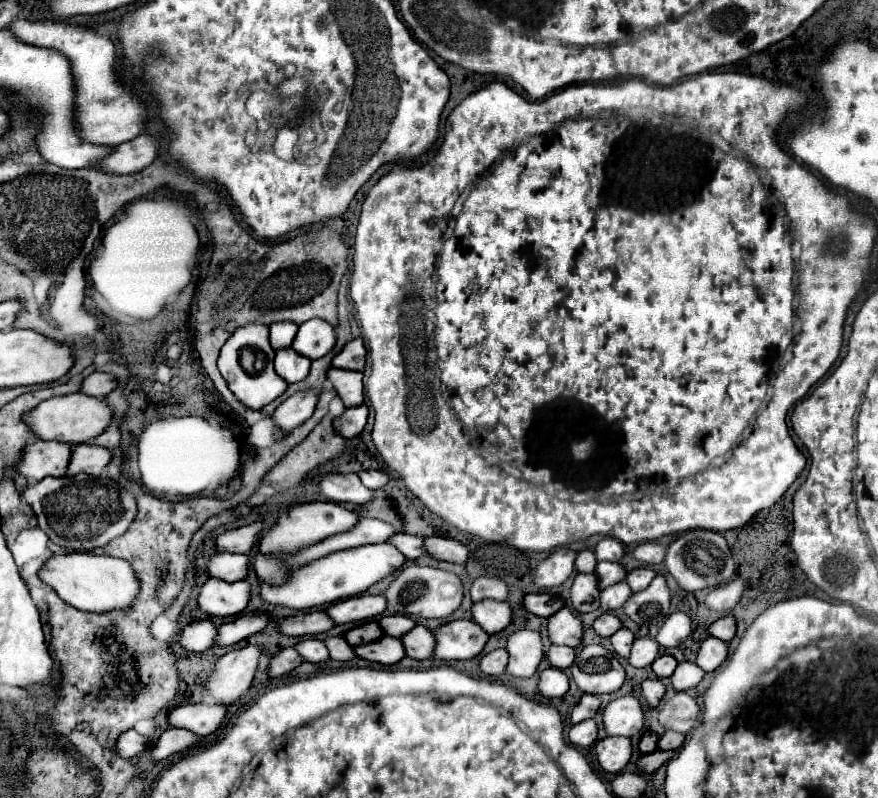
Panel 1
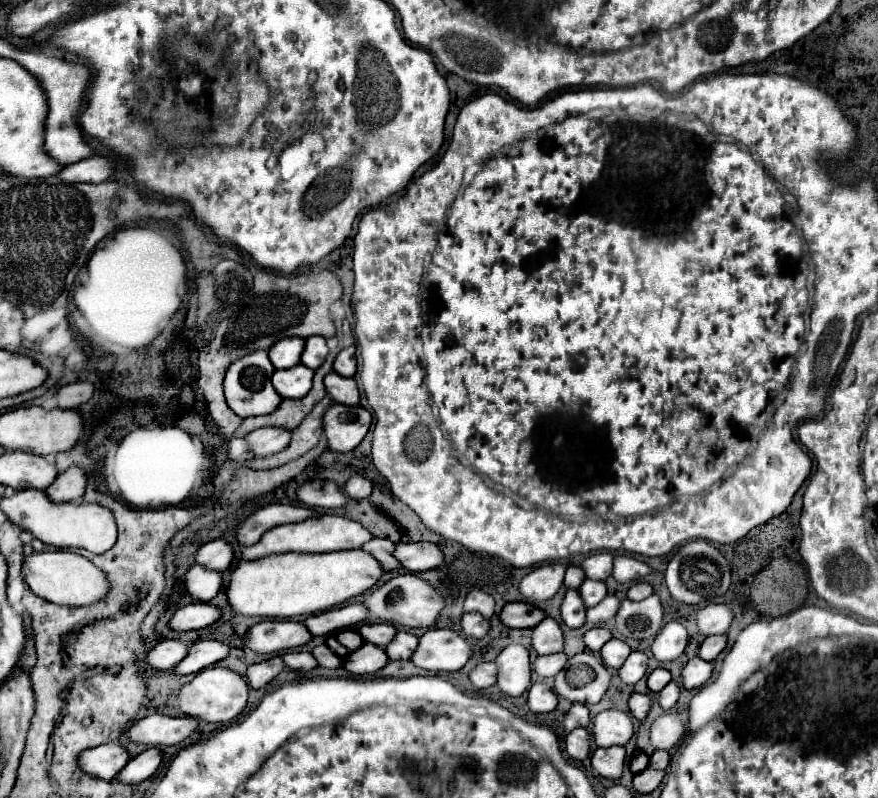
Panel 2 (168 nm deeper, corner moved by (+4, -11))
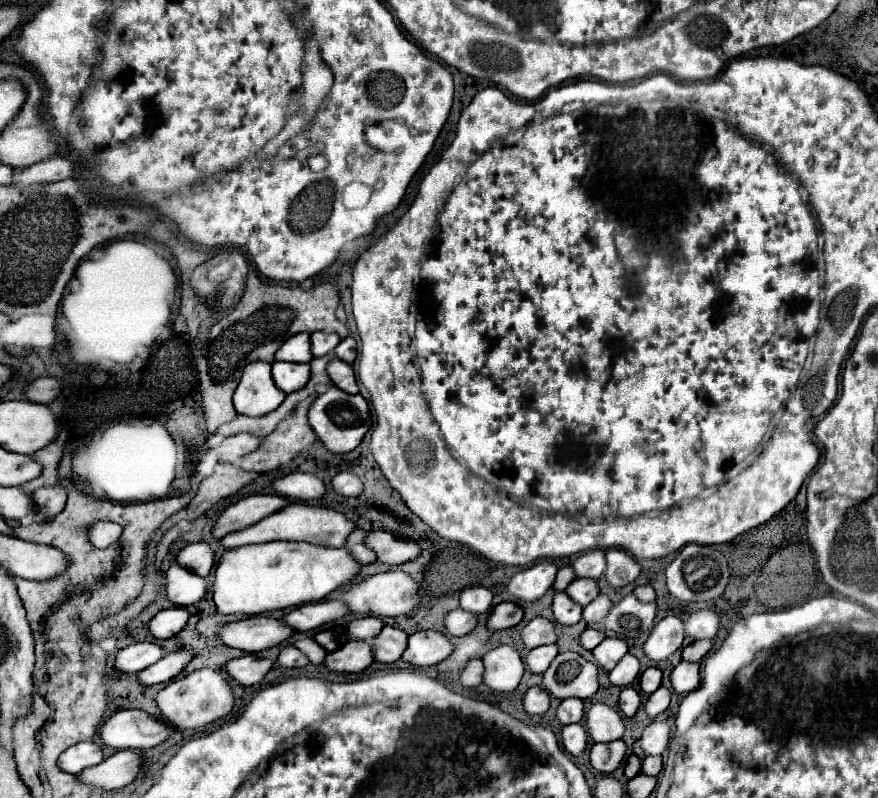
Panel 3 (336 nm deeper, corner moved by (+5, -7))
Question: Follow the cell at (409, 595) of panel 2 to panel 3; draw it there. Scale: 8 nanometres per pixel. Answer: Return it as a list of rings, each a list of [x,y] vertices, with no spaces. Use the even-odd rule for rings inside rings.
[[[396,569],[396,571],[386,571],[386,573],[378,573],[374,577],[368,577],[356,585],[352,585],[346,595],[344,601],[348,605],[348,609],[354,615],[372,615],[372,617],[398,617],[398,615],[410,615],[418,609],[418,605],[422,603],[420,597],[420,589],[418,583],[404,571]]]

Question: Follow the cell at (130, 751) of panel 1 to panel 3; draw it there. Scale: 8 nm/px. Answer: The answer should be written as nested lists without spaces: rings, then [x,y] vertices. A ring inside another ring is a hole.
[[[86,741],[86,743],[76,743],[76,745],[68,747],[60,755],[60,769],[66,773],[72,773],[72,775],[78,775],[84,769],[94,767],[102,761],[104,761],[104,753],[102,753],[100,745],[94,741]]]

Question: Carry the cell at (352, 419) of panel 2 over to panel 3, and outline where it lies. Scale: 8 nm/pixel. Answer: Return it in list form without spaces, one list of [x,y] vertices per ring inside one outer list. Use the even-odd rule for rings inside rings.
[[[332,385],[324,395],[316,397],[316,401],[312,403],[312,407],[308,411],[308,419],[310,419],[314,433],[326,445],[328,451],[348,453],[348,451],[356,449],[360,445],[362,437],[366,435],[366,431],[370,427],[370,409],[362,395],[348,395],[344,391],[338,391]]]

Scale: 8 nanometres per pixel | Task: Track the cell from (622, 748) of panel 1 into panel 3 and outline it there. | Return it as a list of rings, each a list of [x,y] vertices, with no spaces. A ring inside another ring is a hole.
[[[610,741],[610,743],[594,743],[590,749],[590,763],[594,769],[602,773],[614,773],[622,763],[626,753],[624,741]]]

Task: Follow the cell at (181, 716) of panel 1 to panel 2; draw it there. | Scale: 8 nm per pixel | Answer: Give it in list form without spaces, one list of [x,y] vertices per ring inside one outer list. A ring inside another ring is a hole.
[[[147,715],[125,729],[125,735],[133,743],[147,747],[167,747],[177,745],[187,739],[197,727],[191,717],[167,717],[167,715]]]

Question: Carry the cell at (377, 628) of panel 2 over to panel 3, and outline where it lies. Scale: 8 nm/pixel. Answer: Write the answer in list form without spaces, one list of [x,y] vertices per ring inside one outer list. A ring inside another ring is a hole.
[[[364,617],[364,619],[356,619],[350,621],[346,631],[350,633],[350,639],[364,639],[364,641],[372,641],[378,637],[378,633],[382,631],[384,623],[376,617]]]

